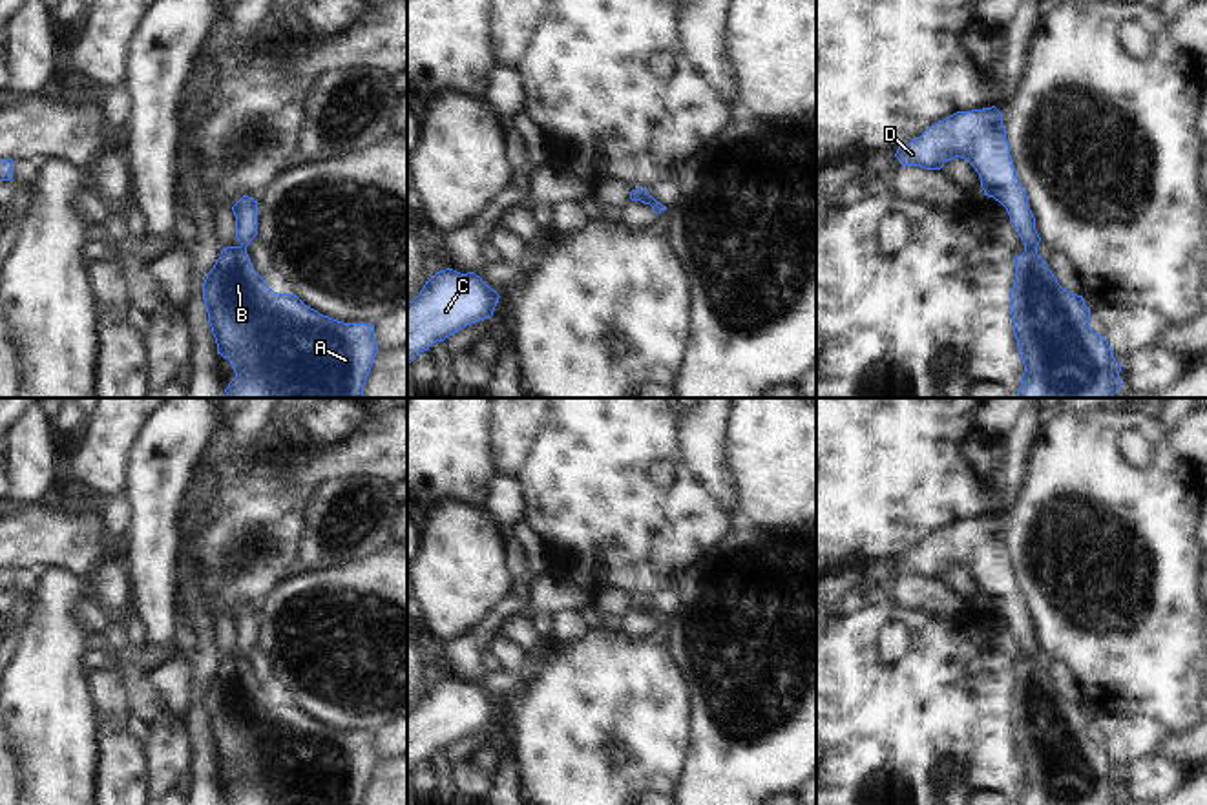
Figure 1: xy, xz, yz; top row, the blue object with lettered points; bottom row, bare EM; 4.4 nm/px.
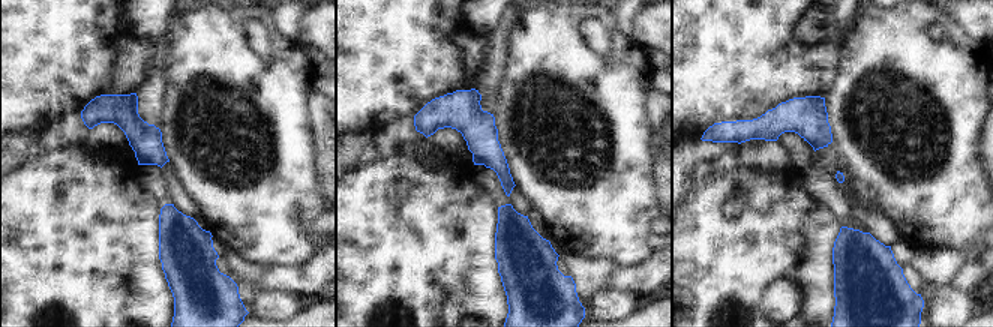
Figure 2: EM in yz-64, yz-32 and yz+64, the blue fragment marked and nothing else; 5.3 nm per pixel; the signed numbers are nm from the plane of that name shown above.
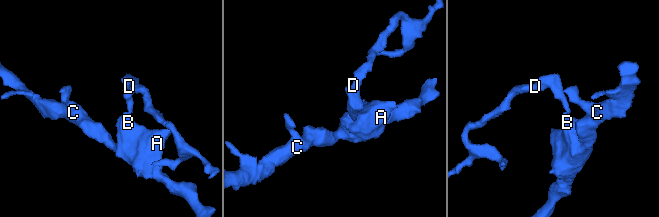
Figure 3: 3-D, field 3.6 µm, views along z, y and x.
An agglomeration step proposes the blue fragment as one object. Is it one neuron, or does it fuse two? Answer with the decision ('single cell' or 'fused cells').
fused cells

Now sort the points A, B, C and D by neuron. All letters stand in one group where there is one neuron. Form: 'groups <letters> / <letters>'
groups A B C / D

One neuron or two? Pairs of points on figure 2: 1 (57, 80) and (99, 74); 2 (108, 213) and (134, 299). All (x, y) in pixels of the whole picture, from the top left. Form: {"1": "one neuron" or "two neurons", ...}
{"1": "one neuron", "2": "one neuron"}

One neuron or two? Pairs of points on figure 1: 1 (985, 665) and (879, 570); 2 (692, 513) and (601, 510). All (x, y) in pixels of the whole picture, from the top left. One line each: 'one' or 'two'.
1: two
2: one

